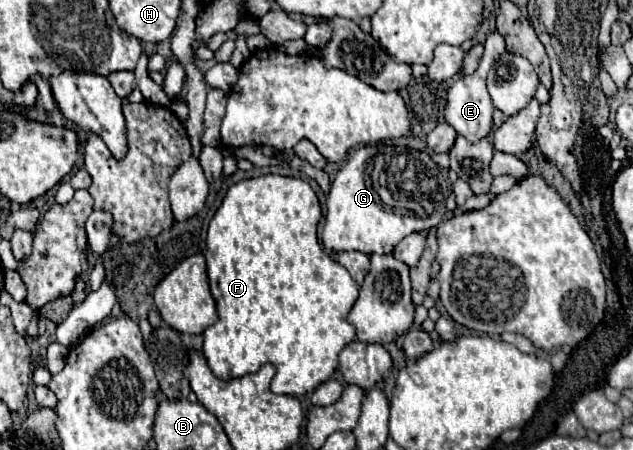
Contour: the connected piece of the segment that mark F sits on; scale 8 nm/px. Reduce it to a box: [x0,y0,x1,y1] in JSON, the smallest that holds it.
[202,173,358,395]

